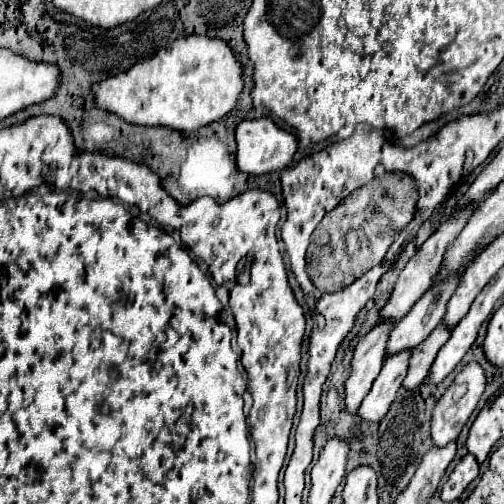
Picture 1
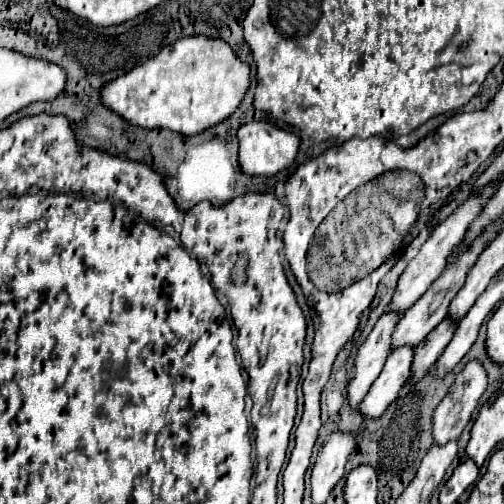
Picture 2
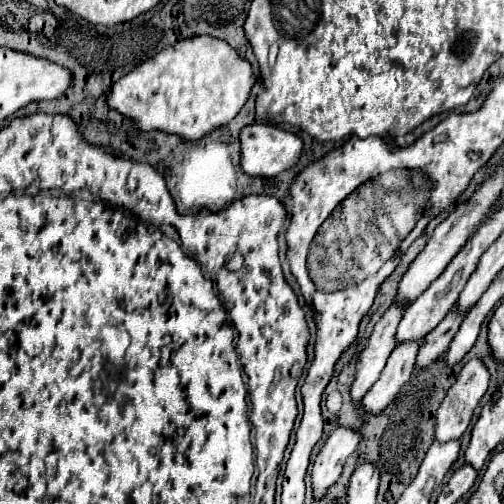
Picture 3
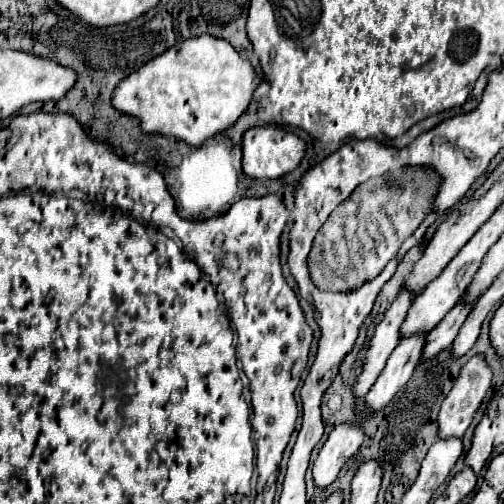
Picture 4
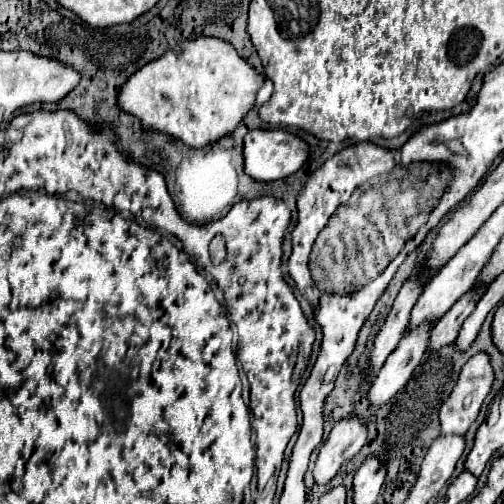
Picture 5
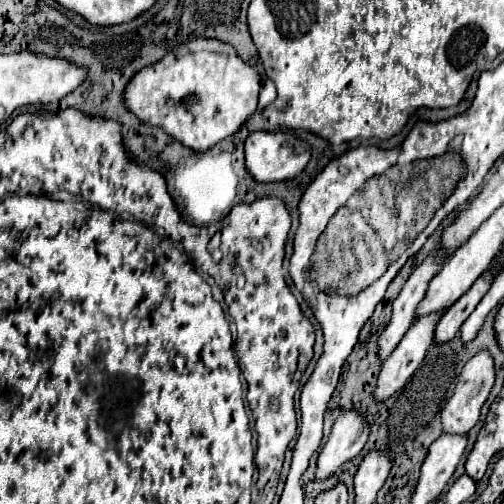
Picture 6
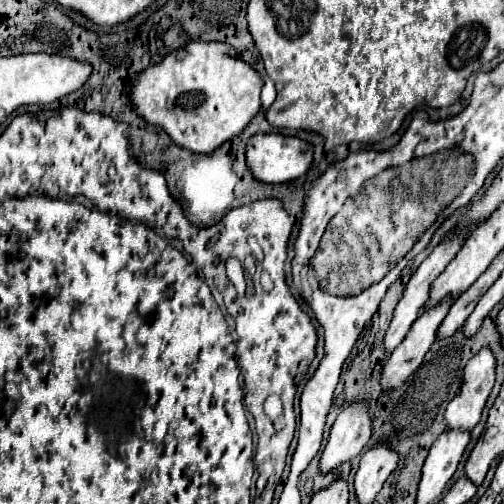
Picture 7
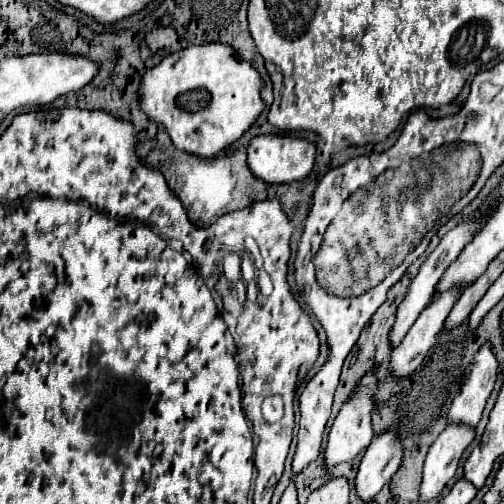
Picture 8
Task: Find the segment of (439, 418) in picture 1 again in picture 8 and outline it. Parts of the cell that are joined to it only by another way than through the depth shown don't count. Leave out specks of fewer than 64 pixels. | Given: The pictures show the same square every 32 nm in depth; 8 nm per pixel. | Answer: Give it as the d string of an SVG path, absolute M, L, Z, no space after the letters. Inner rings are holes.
M484 344L484 348L478 350L478 354L464 370L464 382L460 394L456 394L456 398L448 408L450 424L464 424L474 428L480 422L486 400L492 394L496 382L496 370L498 370L498 360L490 344Z

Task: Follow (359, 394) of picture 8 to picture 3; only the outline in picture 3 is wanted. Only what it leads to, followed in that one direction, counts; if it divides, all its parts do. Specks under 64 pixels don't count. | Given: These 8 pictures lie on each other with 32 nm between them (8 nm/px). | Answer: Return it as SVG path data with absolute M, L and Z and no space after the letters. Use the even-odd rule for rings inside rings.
M336 428L312 464L312 490L314 500L322 500L328 488L340 478L346 460L356 452L360 434L350 428Z

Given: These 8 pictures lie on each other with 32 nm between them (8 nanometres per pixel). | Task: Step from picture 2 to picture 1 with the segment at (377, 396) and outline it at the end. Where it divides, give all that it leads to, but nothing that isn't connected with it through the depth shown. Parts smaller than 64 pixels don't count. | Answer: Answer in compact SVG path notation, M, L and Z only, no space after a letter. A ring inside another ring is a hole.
M400 352L400 356L390 356L384 362L384 368L380 376L374 380L372 390L366 394L358 408L358 416L366 422L380 422L390 404L396 398L396 392L400 390L400 384L408 372L408 356L410 352Z

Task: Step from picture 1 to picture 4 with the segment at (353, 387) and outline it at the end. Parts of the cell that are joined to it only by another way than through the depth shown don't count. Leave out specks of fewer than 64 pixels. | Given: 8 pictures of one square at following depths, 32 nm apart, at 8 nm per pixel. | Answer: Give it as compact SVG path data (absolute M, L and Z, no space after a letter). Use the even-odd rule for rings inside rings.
M400 292L398 298L394 300L394 304L386 310L382 322L376 326L374 336L370 340L370 346L364 354L364 364L362 364L360 376L354 384L356 398L362 398L372 388L378 374L386 366L388 356L398 346L398 340L400 340L398 330L400 330L400 324L404 322L404 312L408 312L412 300L414 300L412 296L404 296L404 292Z

